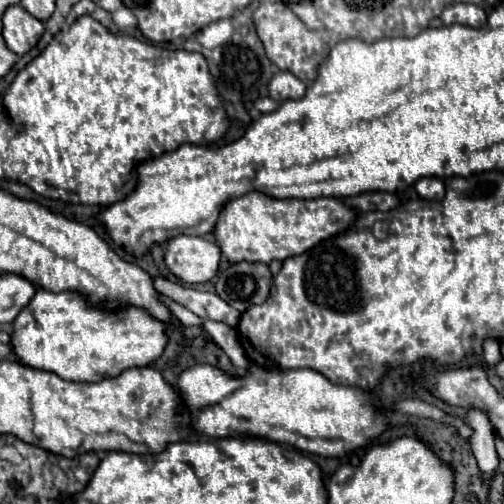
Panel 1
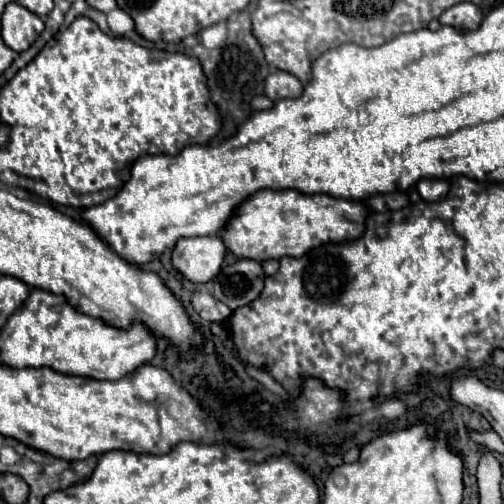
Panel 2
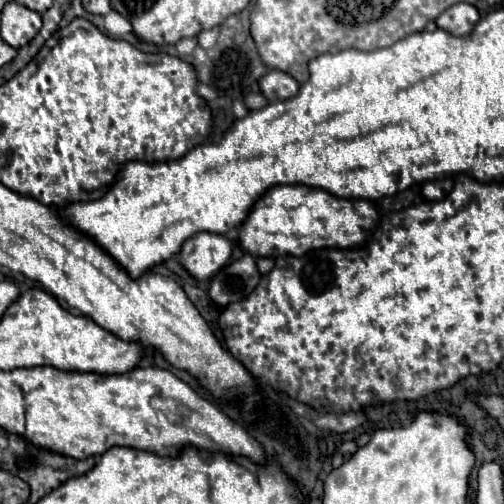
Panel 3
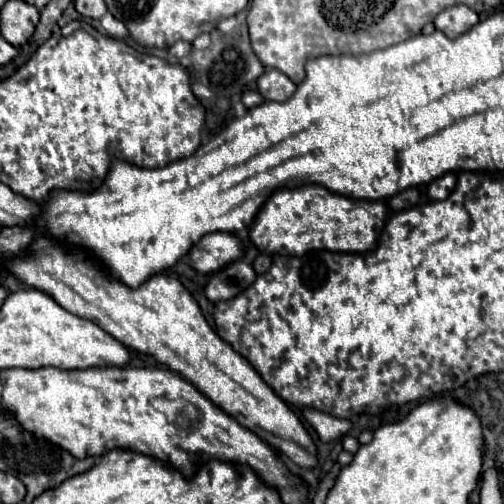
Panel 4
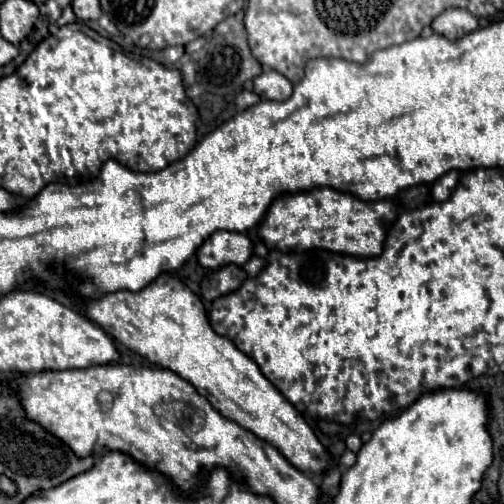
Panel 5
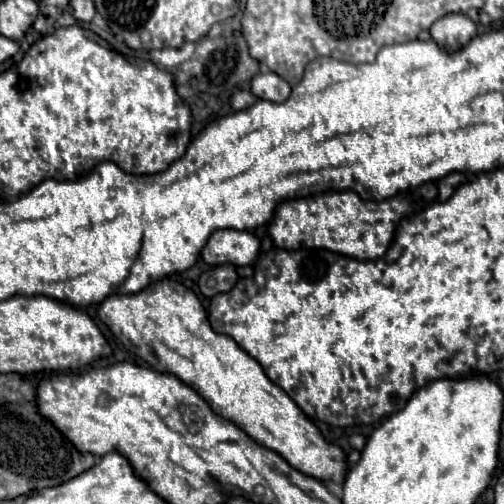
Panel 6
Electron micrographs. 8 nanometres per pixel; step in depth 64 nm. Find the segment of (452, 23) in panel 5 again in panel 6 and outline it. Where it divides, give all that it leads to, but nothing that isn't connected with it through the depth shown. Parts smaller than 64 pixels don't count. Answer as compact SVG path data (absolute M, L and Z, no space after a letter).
M448 14L440 20L436 20L430 28L432 40L440 44L446 52L456 52L476 36L476 24L460 14Z

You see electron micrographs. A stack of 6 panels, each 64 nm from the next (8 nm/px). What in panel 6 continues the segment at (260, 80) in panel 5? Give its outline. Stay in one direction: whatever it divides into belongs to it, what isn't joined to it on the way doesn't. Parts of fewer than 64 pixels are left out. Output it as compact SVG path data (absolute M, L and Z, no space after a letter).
M260 72L252 78L252 94L270 102L284 102L290 96L290 84L274 72Z

